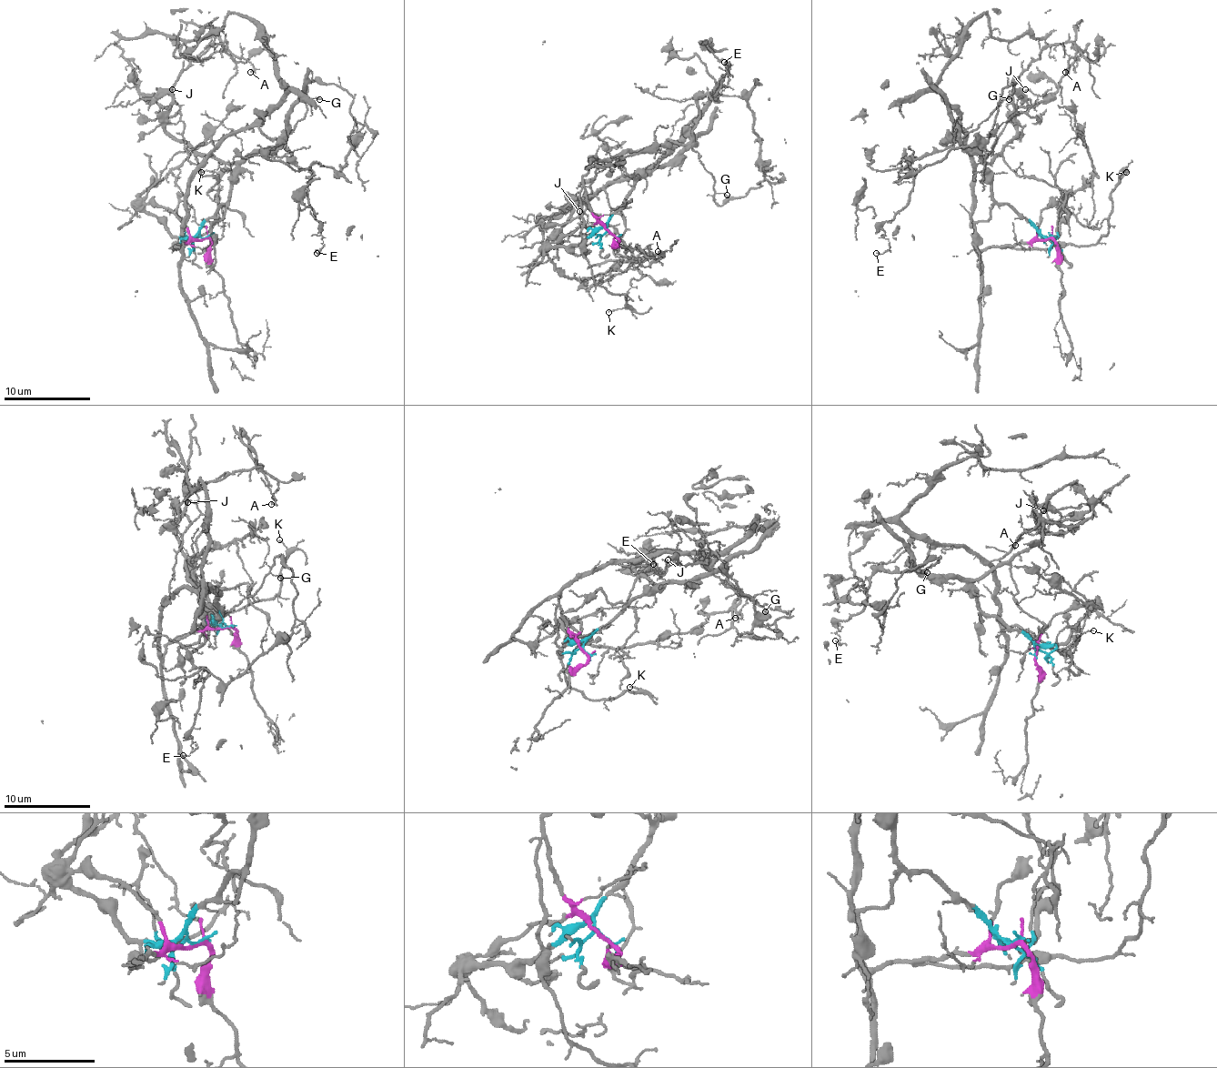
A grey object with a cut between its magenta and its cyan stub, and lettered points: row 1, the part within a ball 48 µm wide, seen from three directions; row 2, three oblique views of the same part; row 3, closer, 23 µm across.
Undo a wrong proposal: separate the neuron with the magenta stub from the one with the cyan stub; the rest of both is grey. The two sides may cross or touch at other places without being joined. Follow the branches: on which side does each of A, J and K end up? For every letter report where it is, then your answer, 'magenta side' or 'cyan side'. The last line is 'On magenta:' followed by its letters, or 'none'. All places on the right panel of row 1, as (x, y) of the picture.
A: (1065, 72) | cyan side
J: (1025, 89) | magenta side
K: (1126, 172) | magenta side
On magenta: J, K

